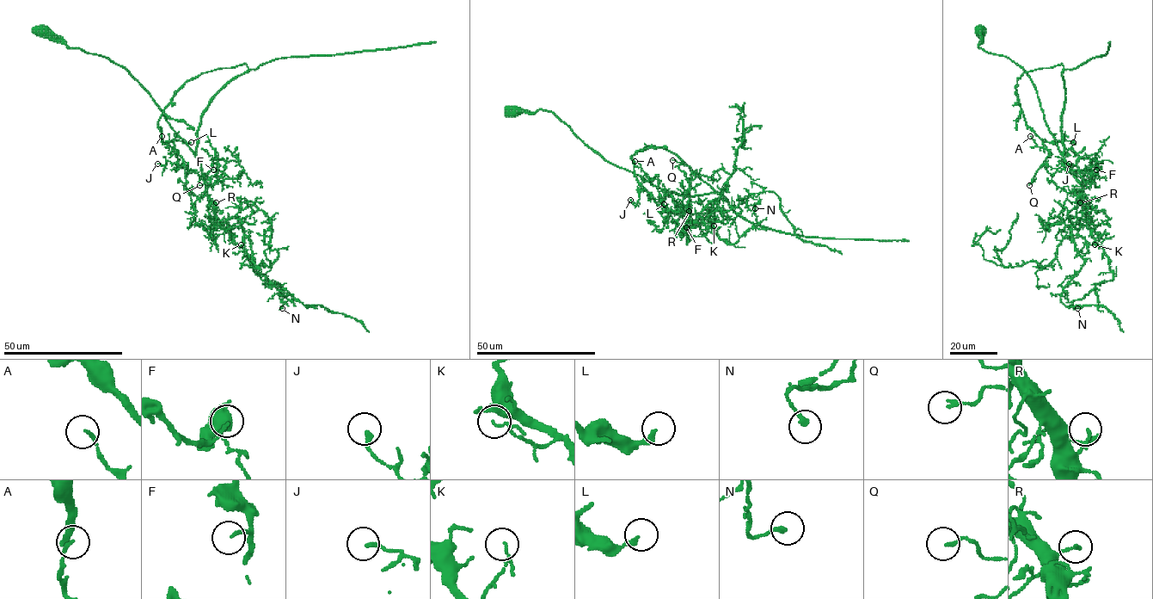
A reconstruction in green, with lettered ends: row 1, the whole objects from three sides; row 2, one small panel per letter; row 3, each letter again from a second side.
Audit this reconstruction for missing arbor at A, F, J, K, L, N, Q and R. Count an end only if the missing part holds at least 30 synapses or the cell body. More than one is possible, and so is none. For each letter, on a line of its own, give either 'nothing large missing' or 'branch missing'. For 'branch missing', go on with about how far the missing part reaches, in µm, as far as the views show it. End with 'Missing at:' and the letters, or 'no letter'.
A: nothing large missing
F: nothing large missing
J: nothing large missing
K: nothing large missing
L: nothing large missing
N: nothing large missing
Q: nothing large missing
R: nothing large missing
Missing at: no letter

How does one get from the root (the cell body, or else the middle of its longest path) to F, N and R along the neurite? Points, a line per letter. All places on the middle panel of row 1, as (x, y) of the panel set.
F: (512, 110), (554, 112), (606, 160), (670, 194), (679, 213), (677, 224), (683, 230), (686, 227)
N: (512, 110), (554, 112), (606, 160), (665, 190), (679, 213), (702, 218), (729, 243), (758, 224), (755, 208)
R: (512, 110), (554, 112), (606, 160), (665, 190), (679, 213), (683, 209), (689, 211)

